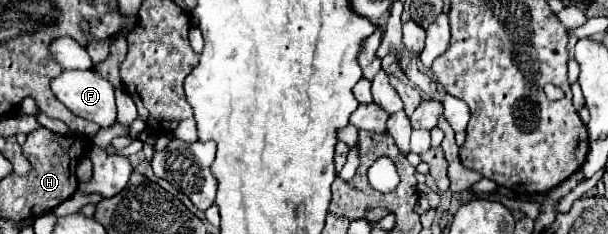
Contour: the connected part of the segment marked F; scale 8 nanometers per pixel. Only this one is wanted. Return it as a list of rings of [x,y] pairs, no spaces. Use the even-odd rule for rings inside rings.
[[[63,71],[51,81],[51,89],[61,103],[77,117],[107,129],[117,121],[113,85],[97,71]]]

